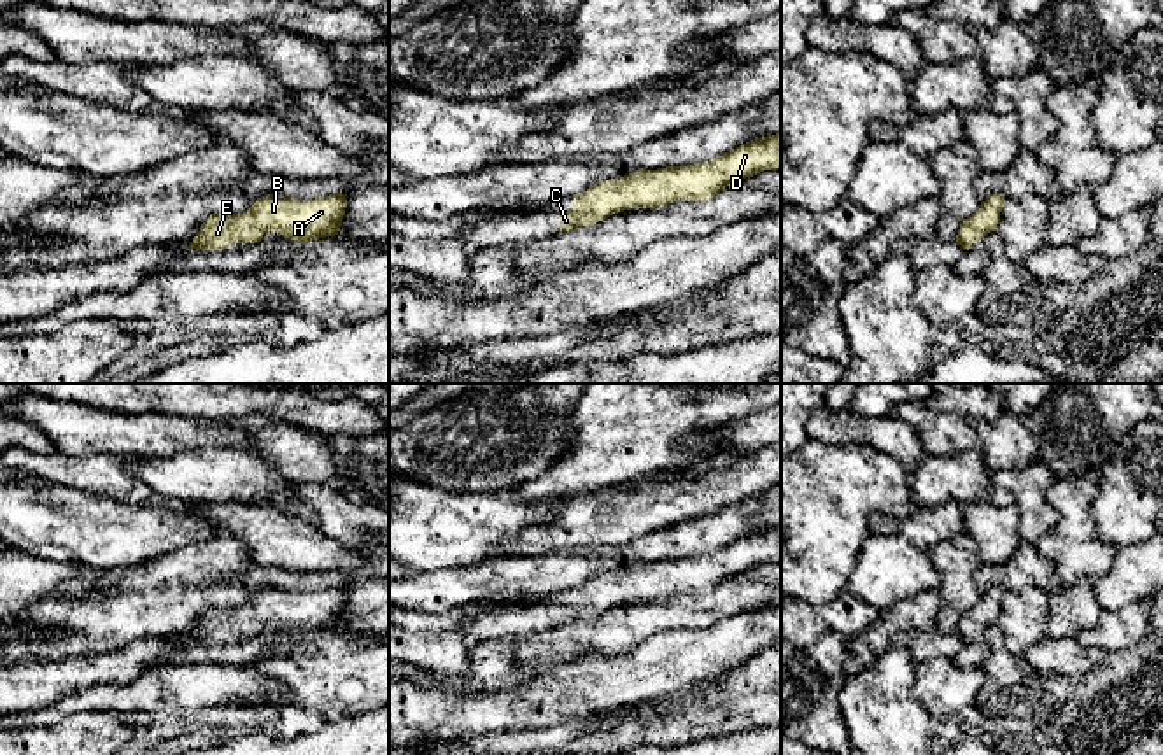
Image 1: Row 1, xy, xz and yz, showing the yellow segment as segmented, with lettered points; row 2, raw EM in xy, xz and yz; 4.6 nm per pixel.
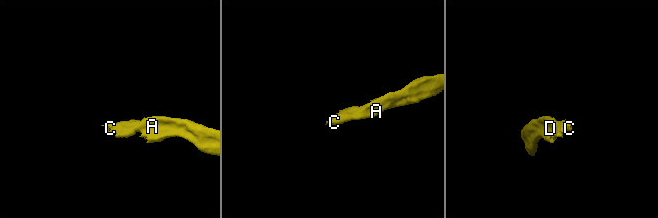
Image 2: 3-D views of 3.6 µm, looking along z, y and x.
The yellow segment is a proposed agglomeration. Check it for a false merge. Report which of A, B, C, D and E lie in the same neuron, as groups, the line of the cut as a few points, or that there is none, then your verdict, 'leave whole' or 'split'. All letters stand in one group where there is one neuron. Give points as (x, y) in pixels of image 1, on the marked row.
groups A B C D E; cut none; leave whole

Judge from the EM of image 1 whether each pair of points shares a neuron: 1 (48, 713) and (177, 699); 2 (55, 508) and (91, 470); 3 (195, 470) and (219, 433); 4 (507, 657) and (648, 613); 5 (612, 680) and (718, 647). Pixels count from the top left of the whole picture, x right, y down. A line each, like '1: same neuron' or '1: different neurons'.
1: same neuron
2: different neurons
3: different neurons
4: same neuron
5: same neuron

